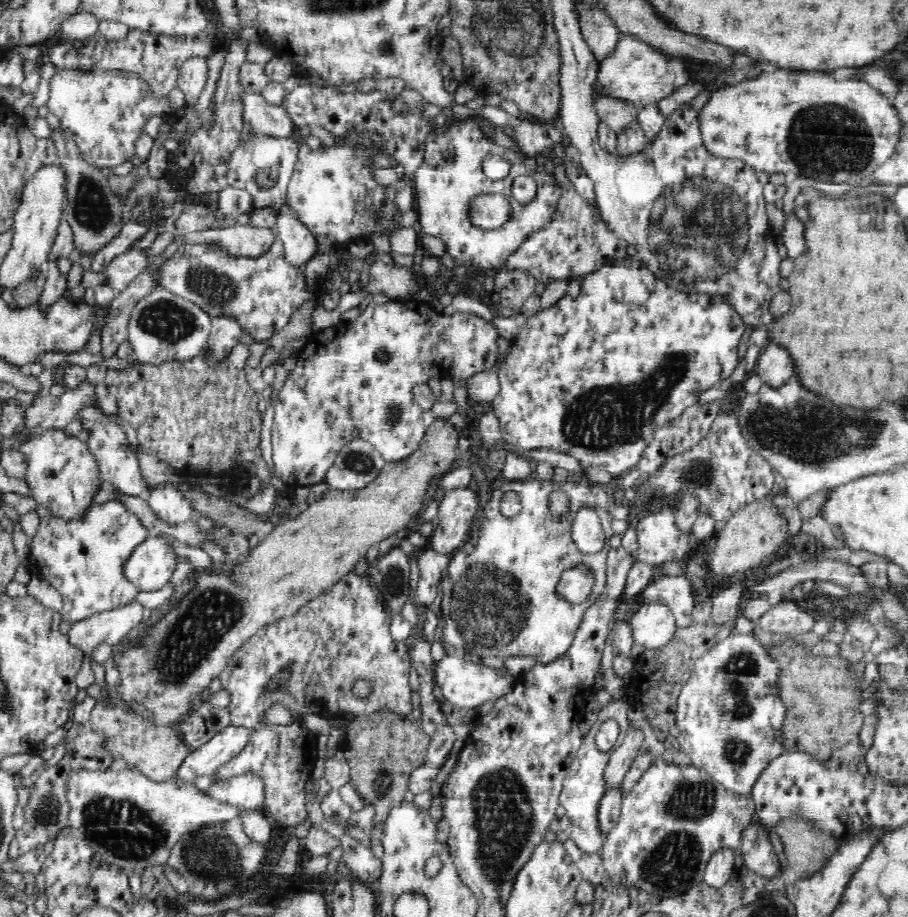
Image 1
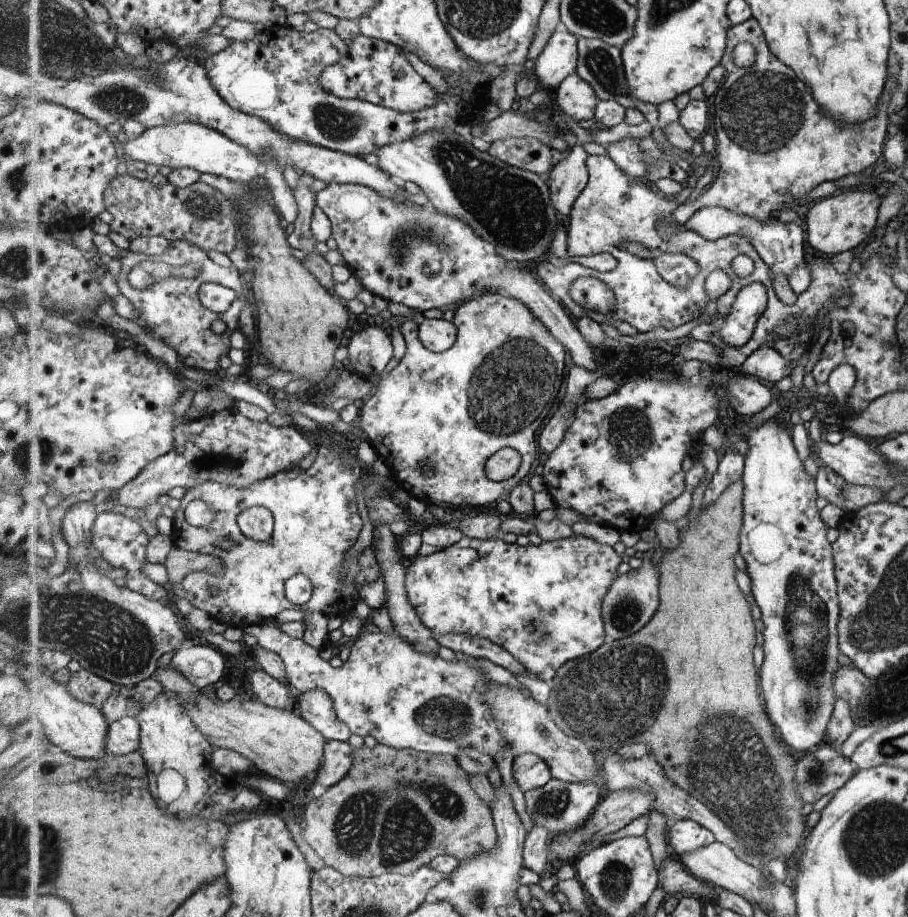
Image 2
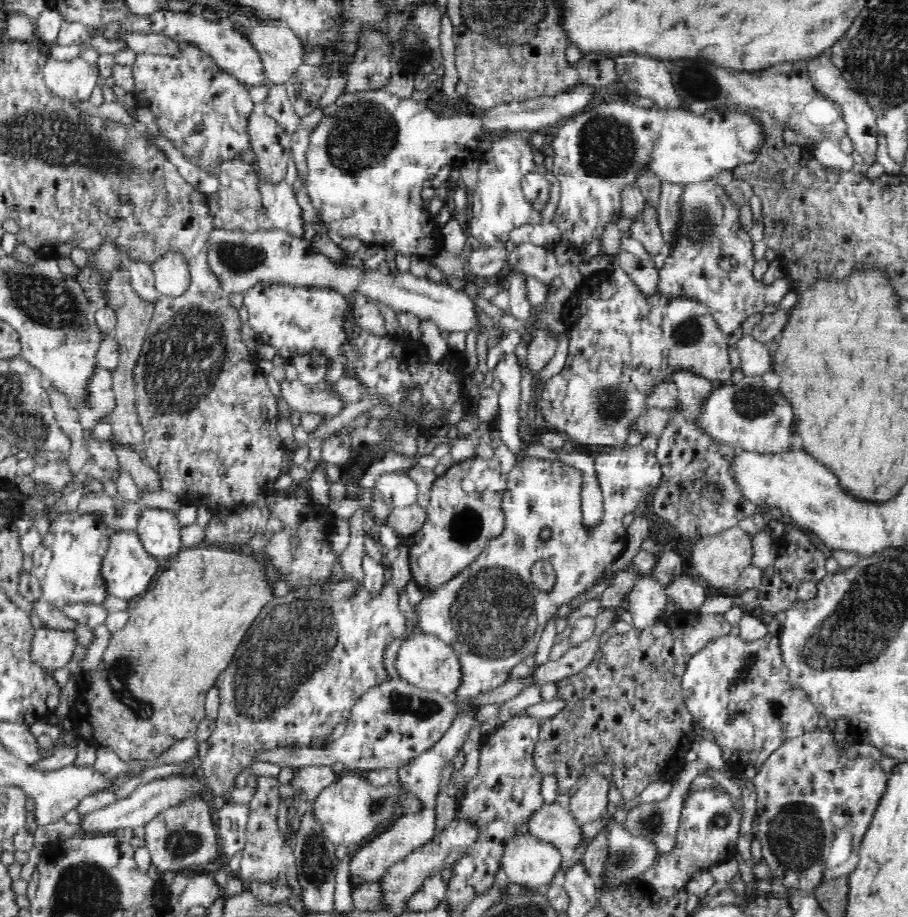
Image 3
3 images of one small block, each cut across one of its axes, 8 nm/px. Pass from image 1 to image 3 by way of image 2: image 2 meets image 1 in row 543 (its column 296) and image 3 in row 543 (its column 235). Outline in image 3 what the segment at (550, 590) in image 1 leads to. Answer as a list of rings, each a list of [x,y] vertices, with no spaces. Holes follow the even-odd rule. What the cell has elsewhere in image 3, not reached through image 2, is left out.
[[[625,444],[622,446],[622,450],[612,450],[610,454],[598,456],[596,471],[598,471],[598,480],[603,492],[605,511],[601,523],[588,529],[582,525],[582,511],[580,510],[582,472],[578,468],[569,466],[566,460],[559,462],[558,460],[544,460],[544,458],[536,456],[530,456],[530,458],[526,456],[520,460],[509,473],[506,490],[502,495],[500,509],[505,518],[504,530],[496,538],[490,539],[481,552],[481,556],[460,574],[457,574],[452,580],[446,581],[444,585],[426,591],[420,604],[414,608],[414,613],[418,616],[418,632],[435,634],[440,640],[447,642],[458,656],[462,678],[460,678],[458,688],[451,695],[451,700],[454,701],[454,705],[458,705],[458,710],[455,711],[450,728],[432,748],[420,756],[410,759],[408,764],[397,769],[399,780],[403,786],[406,786],[406,790],[413,791],[413,794],[422,801],[422,810],[418,814],[407,812],[403,819],[394,822],[394,826],[390,826],[390,830],[386,830],[386,834],[378,834],[378,838],[374,838],[374,842],[353,849],[349,862],[352,888],[372,882],[380,884],[393,864],[435,838],[435,807],[437,806],[435,799],[441,787],[448,785],[450,775],[454,770],[454,757],[468,738],[470,729],[479,723],[477,716],[480,706],[477,704],[477,698],[482,693],[488,693],[502,686],[509,679],[510,670],[516,664],[529,655],[534,655],[540,636],[553,615],[563,605],[568,605],[575,597],[581,596],[587,589],[595,585],[602,578],[602,574],[614,564],[624,552],[628,542],[628,533],[622,518],[626,514],[634,512],[638,508],[638,501],[652,494],[664,478],[657,457],[644,450],[640,445]],[[543,528],[551,531],[551,536],[546,541],[540,537]],[[536,560],[551,562],[556,571],[556,584],[550,592],[543,593],[530,584],[529,570]]]

